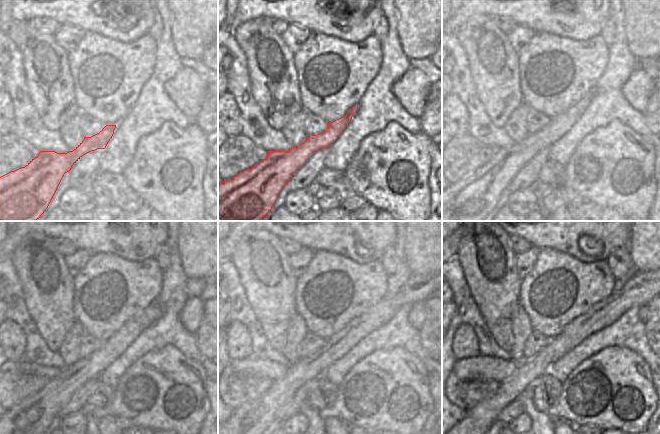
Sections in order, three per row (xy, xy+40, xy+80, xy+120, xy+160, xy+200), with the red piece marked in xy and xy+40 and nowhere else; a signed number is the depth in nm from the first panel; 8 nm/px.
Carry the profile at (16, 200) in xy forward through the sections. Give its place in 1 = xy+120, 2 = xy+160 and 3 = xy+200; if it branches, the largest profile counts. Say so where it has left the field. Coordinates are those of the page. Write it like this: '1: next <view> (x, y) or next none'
1: next xy+120 (21, 424)
2: next xy+160 (247, 422)
3: next xy+200 (641, 287)

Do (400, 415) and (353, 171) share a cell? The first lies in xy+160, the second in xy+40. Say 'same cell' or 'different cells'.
same cell

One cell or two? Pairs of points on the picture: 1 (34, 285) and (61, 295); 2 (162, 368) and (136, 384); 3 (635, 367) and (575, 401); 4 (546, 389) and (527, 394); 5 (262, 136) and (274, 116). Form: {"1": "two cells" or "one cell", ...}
{"1": "one cell", "2": "one cell", "3": "one cell", "4": "two cells", "5": "two cells"}

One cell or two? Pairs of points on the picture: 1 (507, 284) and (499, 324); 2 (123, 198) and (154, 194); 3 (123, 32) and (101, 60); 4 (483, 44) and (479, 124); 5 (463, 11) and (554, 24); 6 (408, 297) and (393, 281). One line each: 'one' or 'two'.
1: one
2: two
3: two
4: two
5: one
6: two

